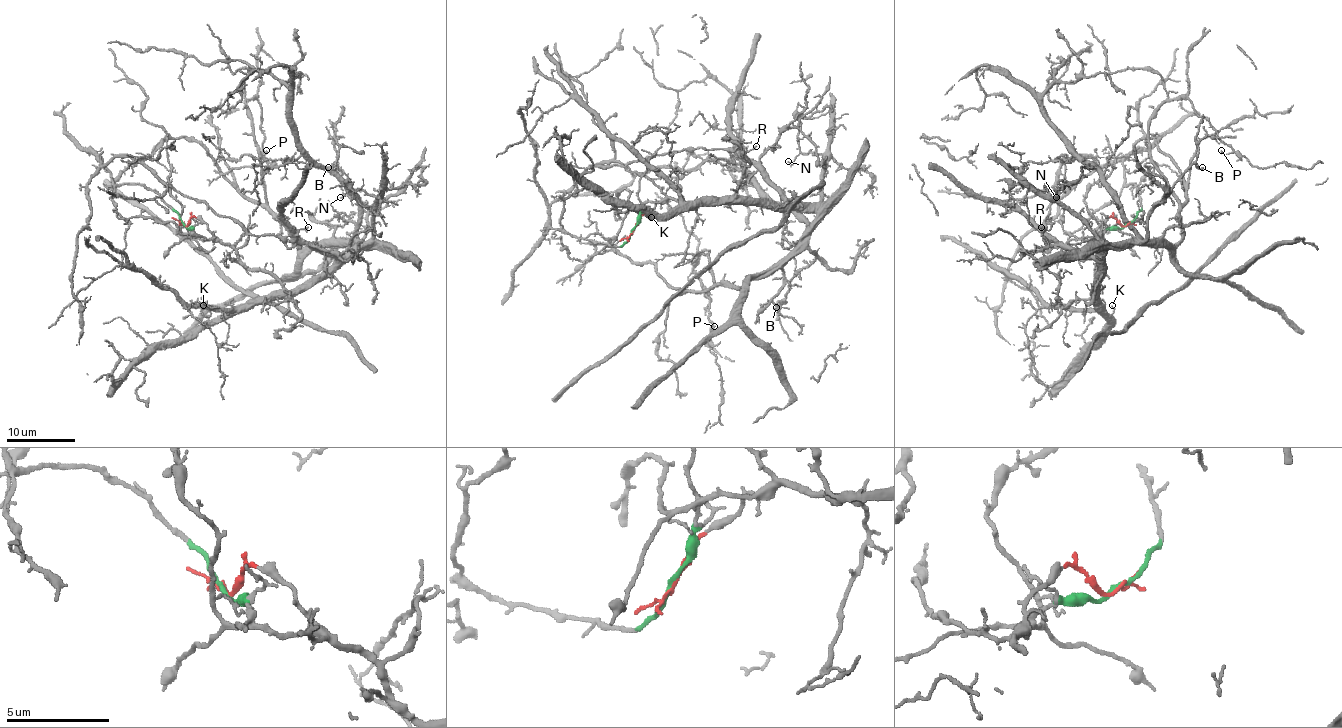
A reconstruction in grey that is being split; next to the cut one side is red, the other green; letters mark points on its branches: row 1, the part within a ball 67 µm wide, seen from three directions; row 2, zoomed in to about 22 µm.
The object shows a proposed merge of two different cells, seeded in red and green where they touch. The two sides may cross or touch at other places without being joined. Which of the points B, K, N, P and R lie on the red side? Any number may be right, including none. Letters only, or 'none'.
B, K, N, P

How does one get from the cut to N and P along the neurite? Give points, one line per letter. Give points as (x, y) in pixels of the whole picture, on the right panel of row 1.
N: (1127, 224), (1122, 225), (1110, 217), (1096, 230), (1096, 290), (1099, 241), (1051, 198), (1048, 189), (1057, 198)
P: (1127, 224), (1096, 230), (1096, 290), (1110, 248), (1182, 237), (1151, 158), (1154, 112), (1187, 98), (1221, 150)

